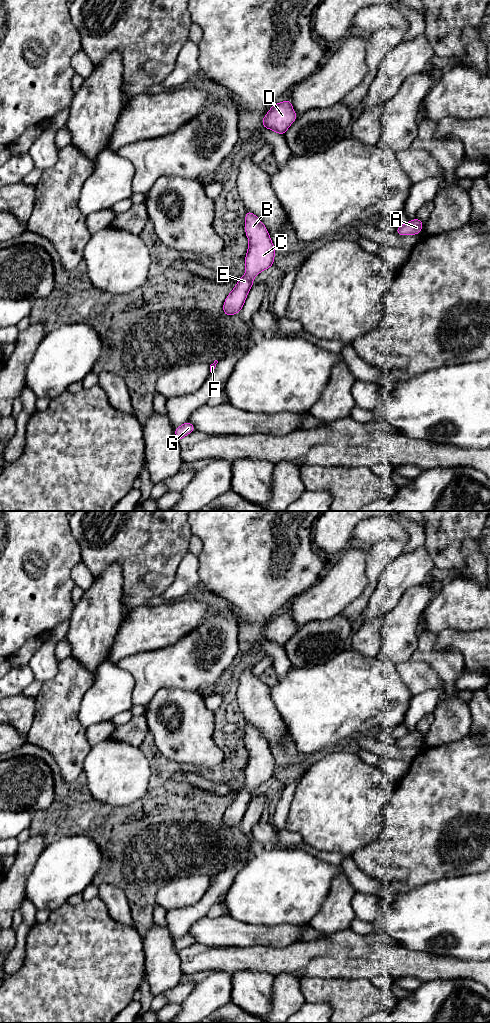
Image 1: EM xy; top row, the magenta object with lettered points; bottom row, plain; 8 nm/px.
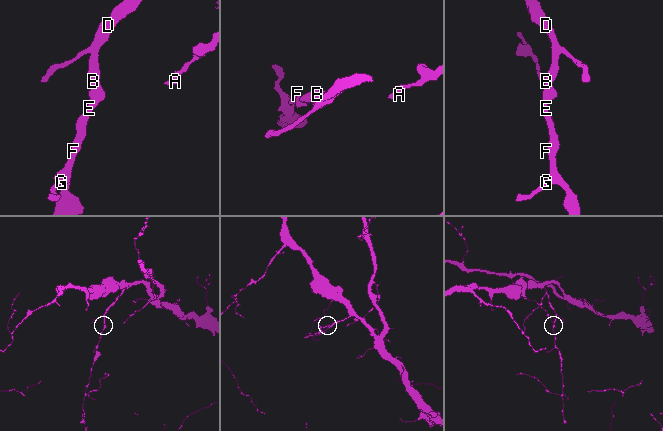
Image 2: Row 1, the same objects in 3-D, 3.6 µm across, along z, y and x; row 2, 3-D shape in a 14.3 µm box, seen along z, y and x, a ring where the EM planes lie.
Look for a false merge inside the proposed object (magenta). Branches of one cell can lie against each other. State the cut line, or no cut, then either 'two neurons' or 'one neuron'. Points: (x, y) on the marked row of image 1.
no cut | one neuron

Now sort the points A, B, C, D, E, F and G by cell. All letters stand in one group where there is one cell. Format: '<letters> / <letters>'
A B C D E F G

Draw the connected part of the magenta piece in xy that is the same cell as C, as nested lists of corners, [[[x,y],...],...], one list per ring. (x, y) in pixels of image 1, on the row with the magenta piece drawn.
[[[247,209],[245,215],[245,234],[249,247],[245,257],[246,274],[241,277],[234,289],[226,297],[223,313],[231,316],[239,313],[245,303],[249,290],[254,285],[254,277],[273,266],[275,247],[270,239],[266,226]]]

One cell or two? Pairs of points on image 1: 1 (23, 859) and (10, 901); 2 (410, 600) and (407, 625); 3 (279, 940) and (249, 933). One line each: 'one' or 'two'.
1: one
2: one
3: one

